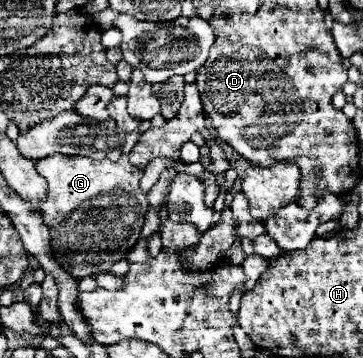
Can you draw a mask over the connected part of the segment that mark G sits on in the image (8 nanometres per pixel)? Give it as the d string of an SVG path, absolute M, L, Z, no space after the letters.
M52 154L36 162L36 170L46 178L46 202L42 204L44 224L50 230L50 248L56 262L68 270L76 280L86 276L96 278L102 272L110 272L112 264L118 260L126 260L126 252L136 246L140 240L144 216L148 212L146 194L140 190L142 172L128 162L128 156L122 154L116 162L112 160L94 160L84 156L64 156Z

